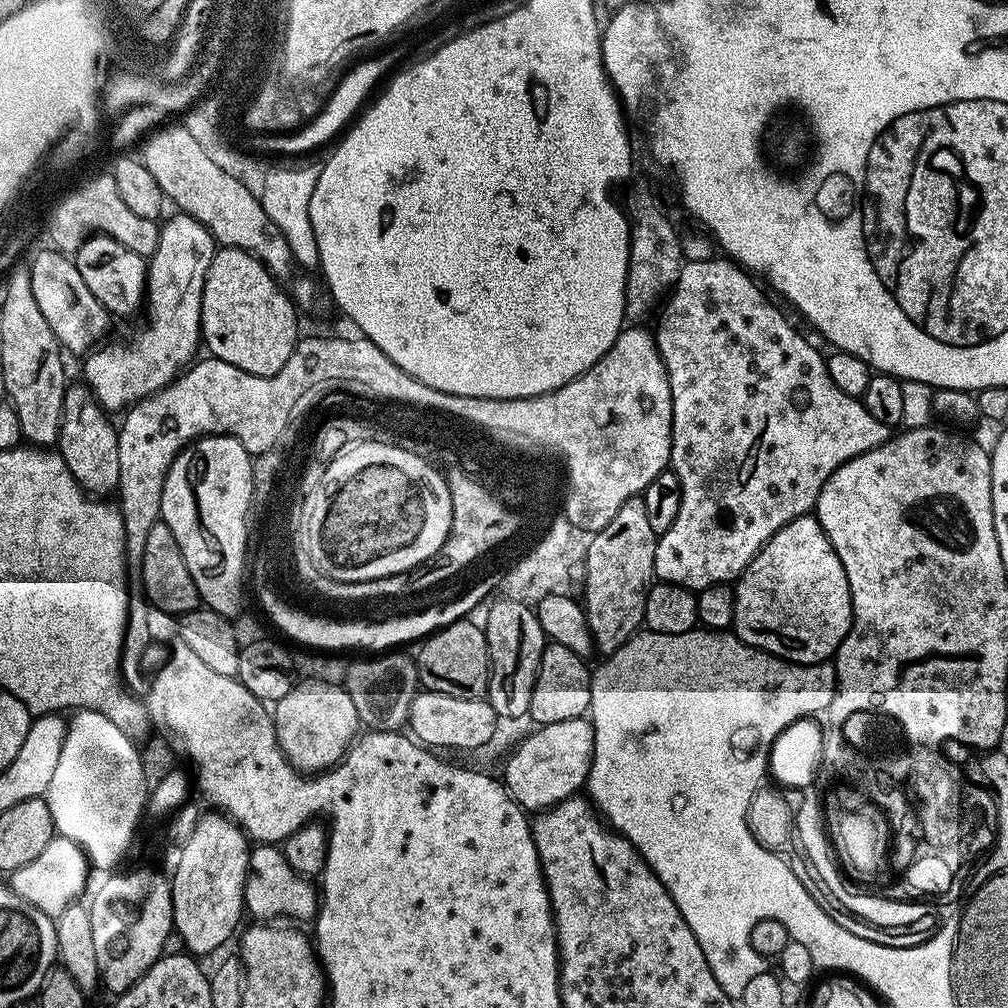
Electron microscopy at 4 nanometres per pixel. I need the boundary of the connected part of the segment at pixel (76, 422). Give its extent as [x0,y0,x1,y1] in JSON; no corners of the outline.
[58,383,118,498]

